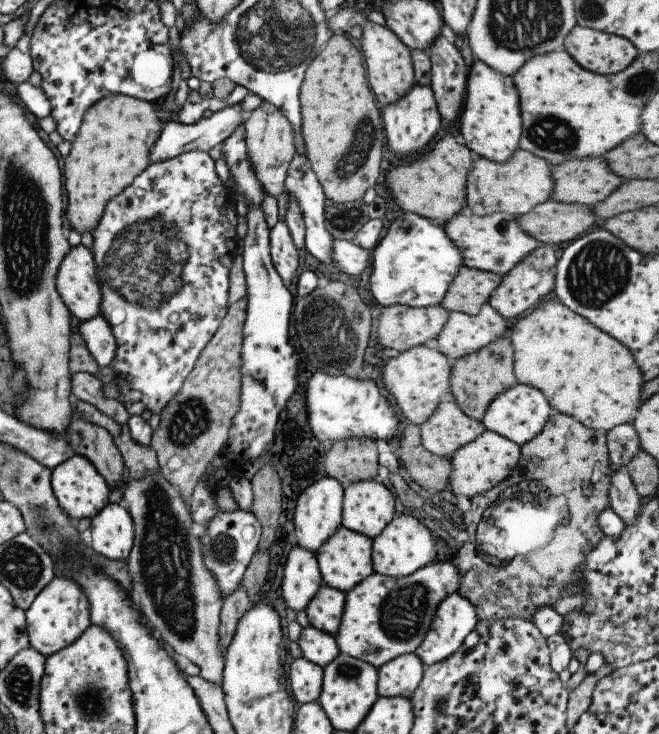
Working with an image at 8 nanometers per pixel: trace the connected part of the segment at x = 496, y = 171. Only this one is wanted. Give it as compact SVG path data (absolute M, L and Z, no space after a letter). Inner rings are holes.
M518 146L502 163L474 156L466 176L465 205L478 217L493 213L516 217L549 199L553 183L549 165L542 158Z

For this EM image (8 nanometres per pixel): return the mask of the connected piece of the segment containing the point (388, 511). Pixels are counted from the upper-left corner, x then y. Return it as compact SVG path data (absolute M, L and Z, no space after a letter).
M375 479L360 480L342 489L341 524L373 539L394 517L391 492Z

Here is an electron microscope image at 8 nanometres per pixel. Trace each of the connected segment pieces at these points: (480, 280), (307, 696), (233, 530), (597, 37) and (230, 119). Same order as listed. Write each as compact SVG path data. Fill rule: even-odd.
M461 266L447 286L439 305L446 311L474 315L483 303L488 302L488 296L500 280L501 277L495 273Z
M303 657L293 659L287 673L292 699L297 704L318 700L322 683L322 668Z
M239 508L231 512L217 511L210 522L205 526L205 532L200 536L200 553L204 567L214 576L219 594L222 600L234 591L241 582L243 573L251 560L253 554L257 552L257 545L262 534L262 528L259 521L251 514L251 511L244 511Z
M577 24L567 33L563 49L588 71L610 75L627 68L639 53L626 38Z
M236 104L214 112L208 118L201 117L197 122L190 125L168 121L162 126L157 140L150 146L148 162L166 161L189 151L203 151L206 153L207 150L211 150L213 146L217 146L219 142L225 140L237 125L241 125L245 115L239 104Z

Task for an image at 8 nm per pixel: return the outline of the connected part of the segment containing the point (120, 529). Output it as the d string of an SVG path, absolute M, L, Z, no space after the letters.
M107 503L90 520L90 547L106 559L125 561L133 537L133 523L122 503Z

